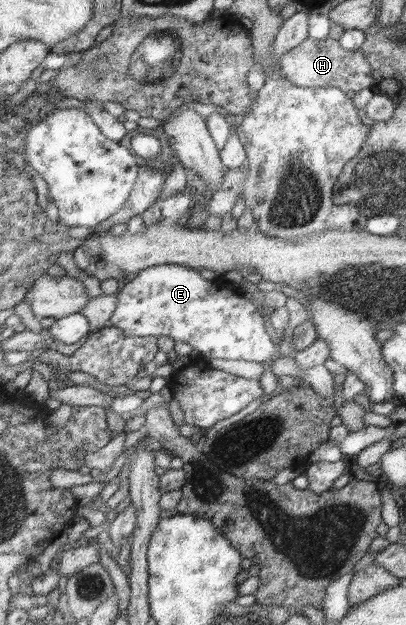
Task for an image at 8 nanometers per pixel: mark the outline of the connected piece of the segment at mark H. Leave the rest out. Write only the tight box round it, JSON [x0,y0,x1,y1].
[279,37,373,93]

